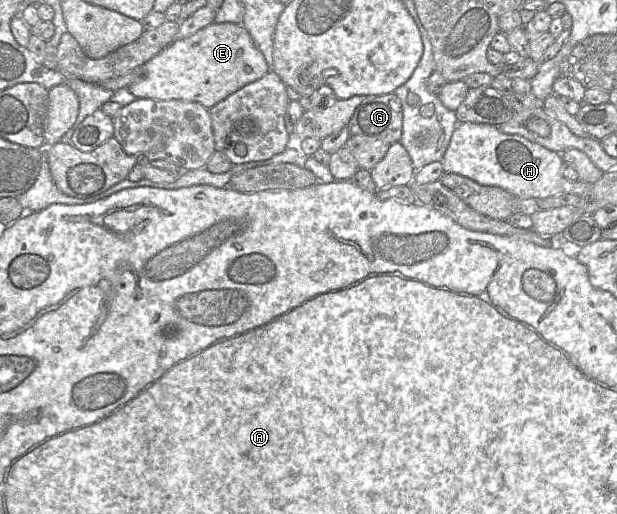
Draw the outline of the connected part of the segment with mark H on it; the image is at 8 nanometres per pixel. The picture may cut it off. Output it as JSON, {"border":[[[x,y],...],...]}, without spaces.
{"border":[[[459,122],[441,162],[444,172],[460,174],[484,186],[503,188],[519,198],[543,199],[562,194],[580,196],[591,185],[588,182],[569,181],[563,176],[560,153],[484,123]]]}

